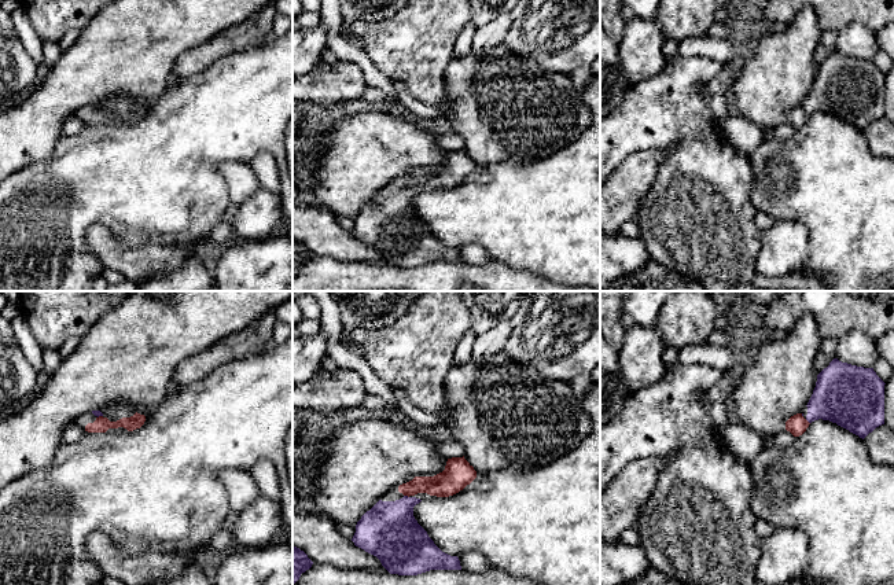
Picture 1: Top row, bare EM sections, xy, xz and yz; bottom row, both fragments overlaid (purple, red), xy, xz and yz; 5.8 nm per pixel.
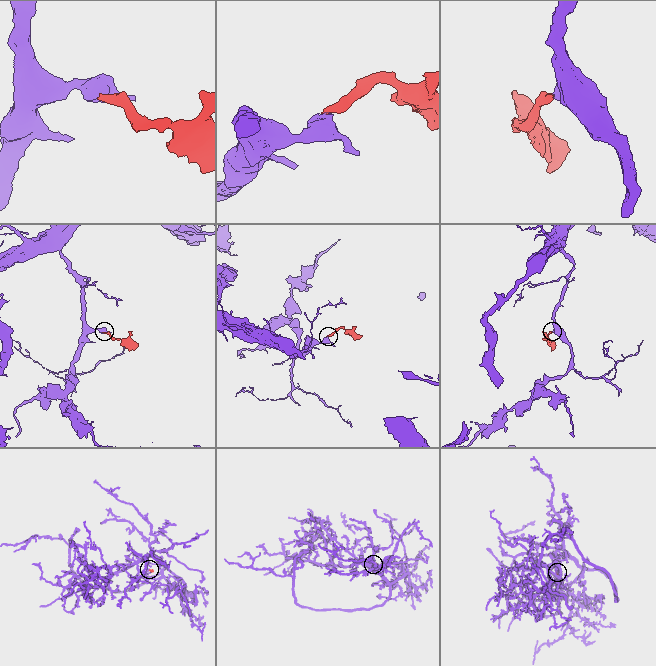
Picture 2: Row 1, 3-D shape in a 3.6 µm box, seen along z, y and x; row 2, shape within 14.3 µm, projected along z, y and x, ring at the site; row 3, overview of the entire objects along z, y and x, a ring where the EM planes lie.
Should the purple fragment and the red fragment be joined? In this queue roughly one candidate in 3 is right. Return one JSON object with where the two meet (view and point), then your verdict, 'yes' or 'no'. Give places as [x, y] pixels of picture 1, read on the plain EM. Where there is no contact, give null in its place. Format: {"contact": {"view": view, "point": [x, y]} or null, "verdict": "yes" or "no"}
{"contact": {"view": "xz", "point": [407, 188]}, "verdict": "yes"}

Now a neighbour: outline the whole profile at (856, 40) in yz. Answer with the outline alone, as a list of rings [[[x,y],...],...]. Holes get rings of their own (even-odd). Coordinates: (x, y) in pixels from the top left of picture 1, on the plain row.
[[[853,22],[836,34],[835,51],[857,59],[873,60],[880,49],[876,33],[861,22]]]

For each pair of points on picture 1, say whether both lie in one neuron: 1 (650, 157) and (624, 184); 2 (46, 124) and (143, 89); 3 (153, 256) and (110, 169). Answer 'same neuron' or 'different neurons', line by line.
1: same neuron
2: same neuron
3: different neurons

